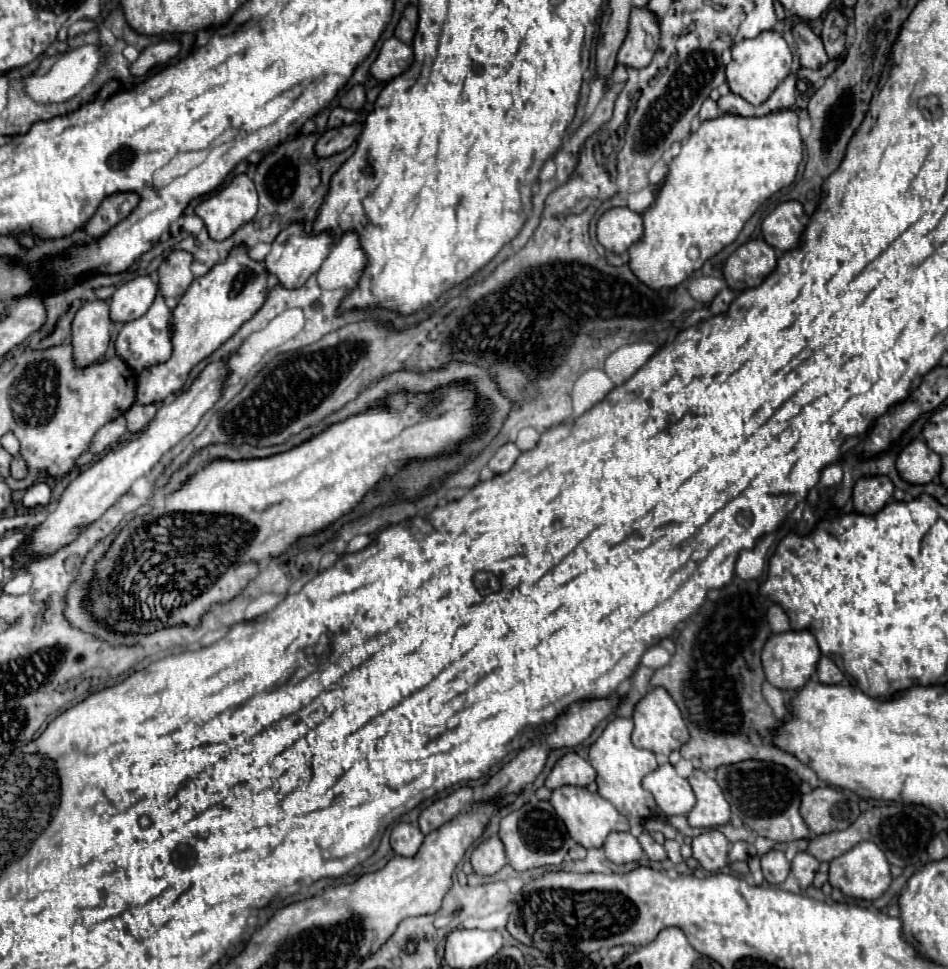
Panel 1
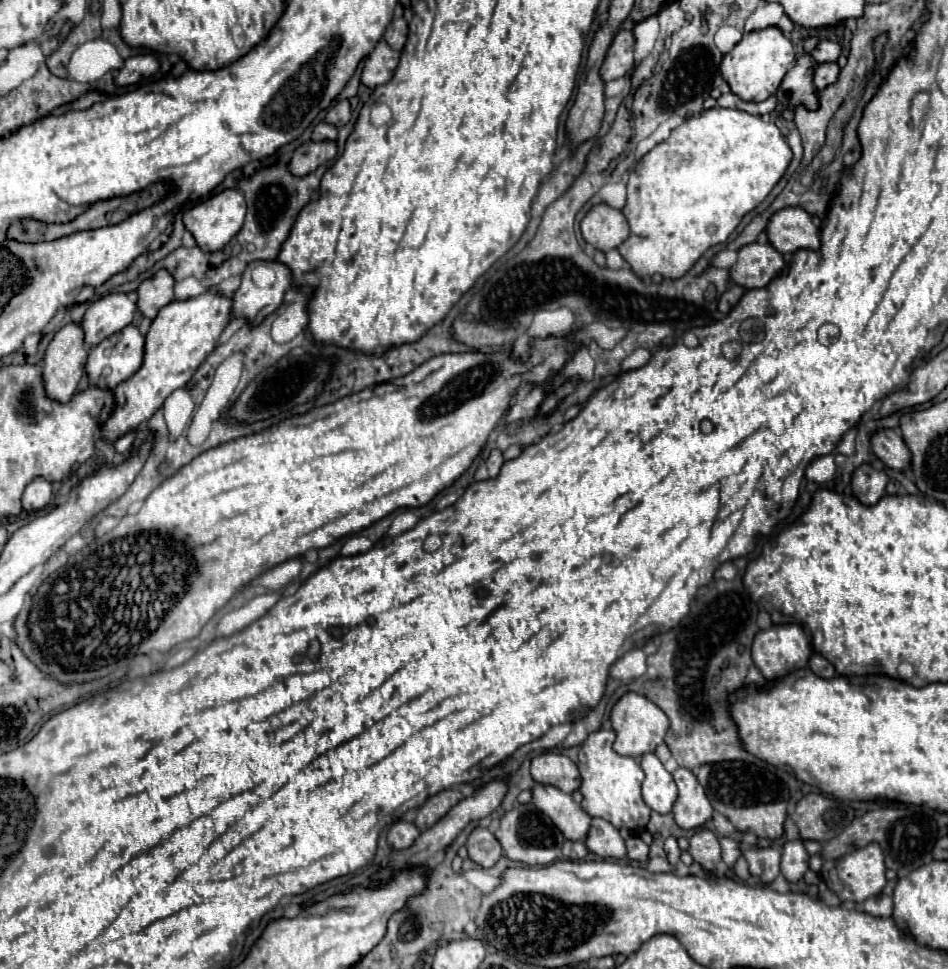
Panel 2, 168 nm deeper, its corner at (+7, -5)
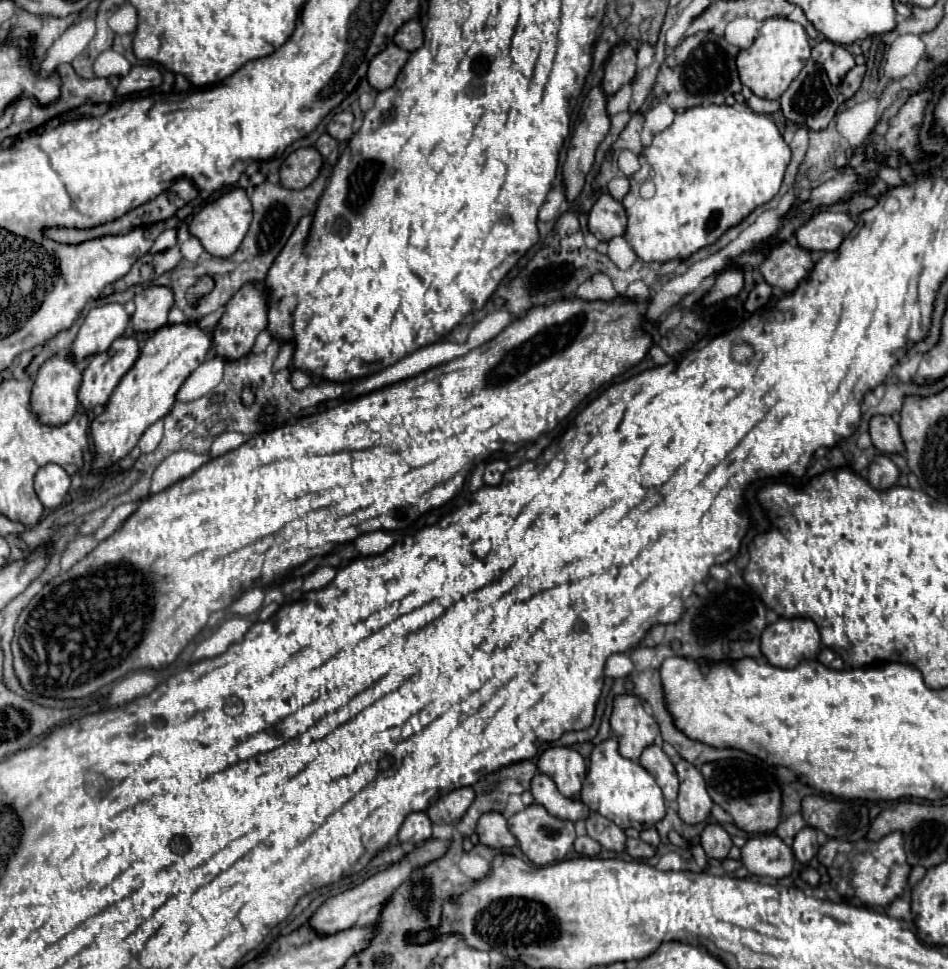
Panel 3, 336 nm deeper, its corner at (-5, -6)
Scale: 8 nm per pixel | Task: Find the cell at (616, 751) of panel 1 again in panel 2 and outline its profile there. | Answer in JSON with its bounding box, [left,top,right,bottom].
[579,730,651,828]

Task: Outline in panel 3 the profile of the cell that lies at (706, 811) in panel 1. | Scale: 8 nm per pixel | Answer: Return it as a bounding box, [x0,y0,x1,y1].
[675,759,713,825]

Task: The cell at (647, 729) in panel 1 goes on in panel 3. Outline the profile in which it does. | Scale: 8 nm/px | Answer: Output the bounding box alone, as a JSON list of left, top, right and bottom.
[611,695,659,759]

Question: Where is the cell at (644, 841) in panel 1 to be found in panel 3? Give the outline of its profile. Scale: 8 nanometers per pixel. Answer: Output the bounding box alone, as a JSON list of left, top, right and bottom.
[625,839,655,859]

